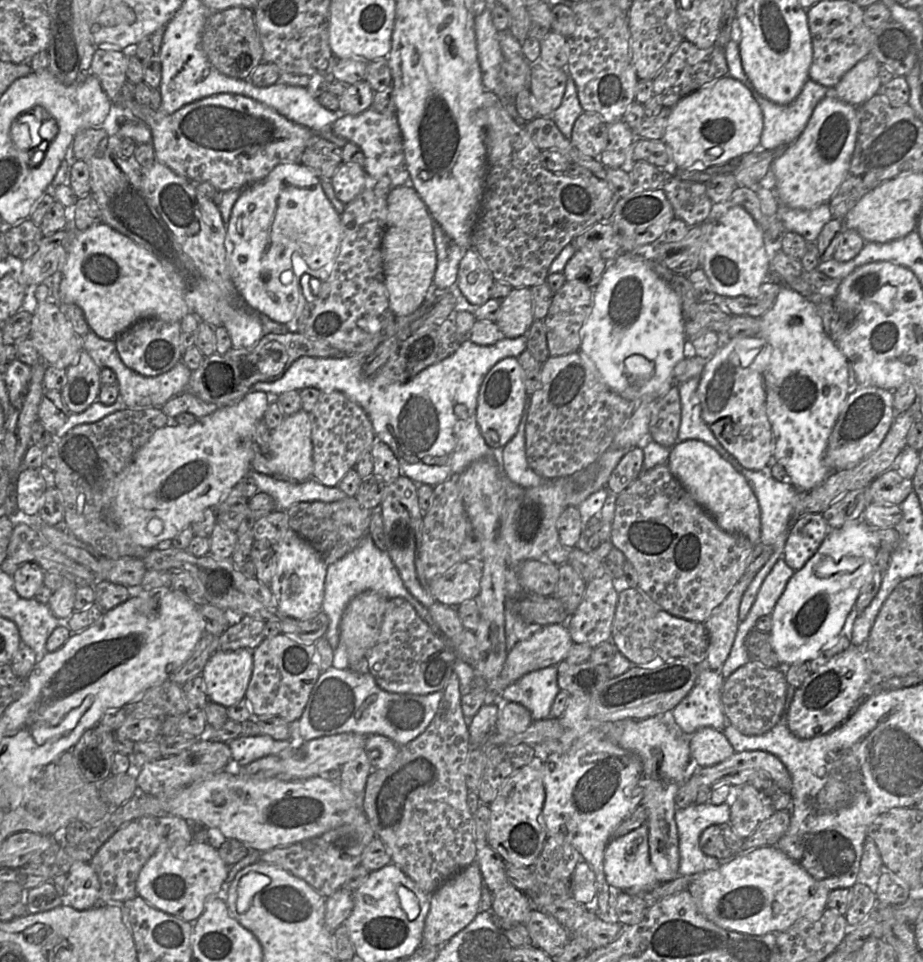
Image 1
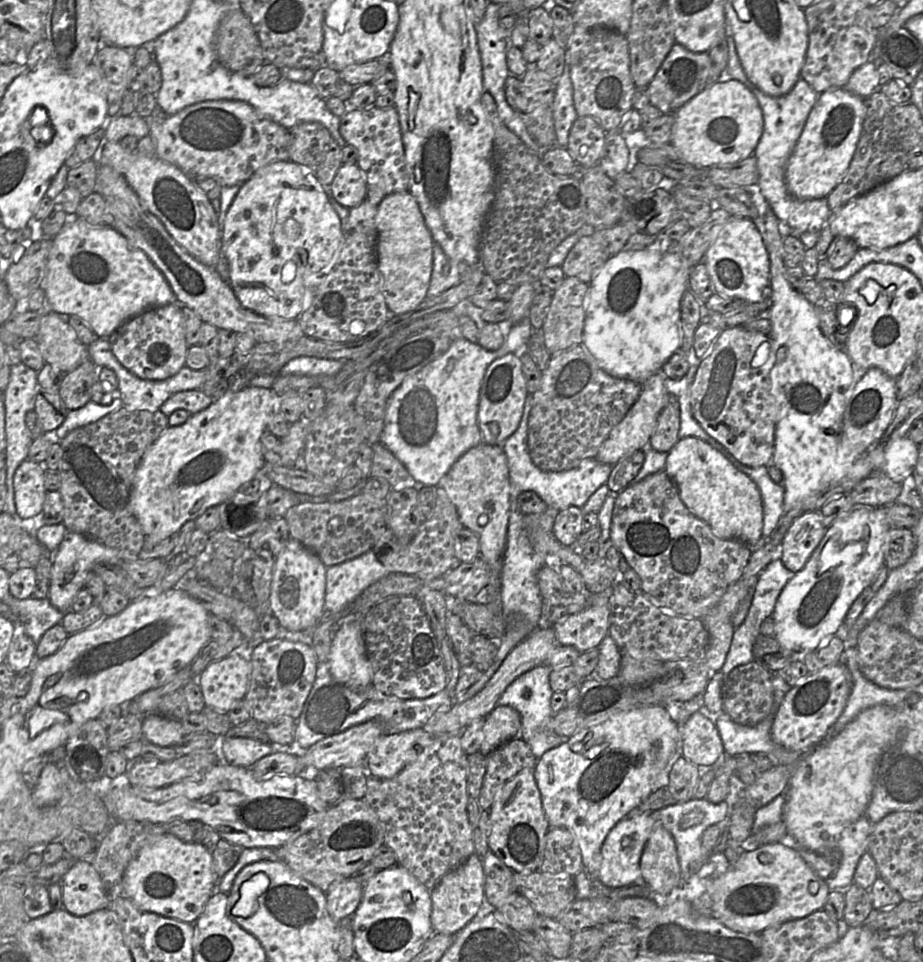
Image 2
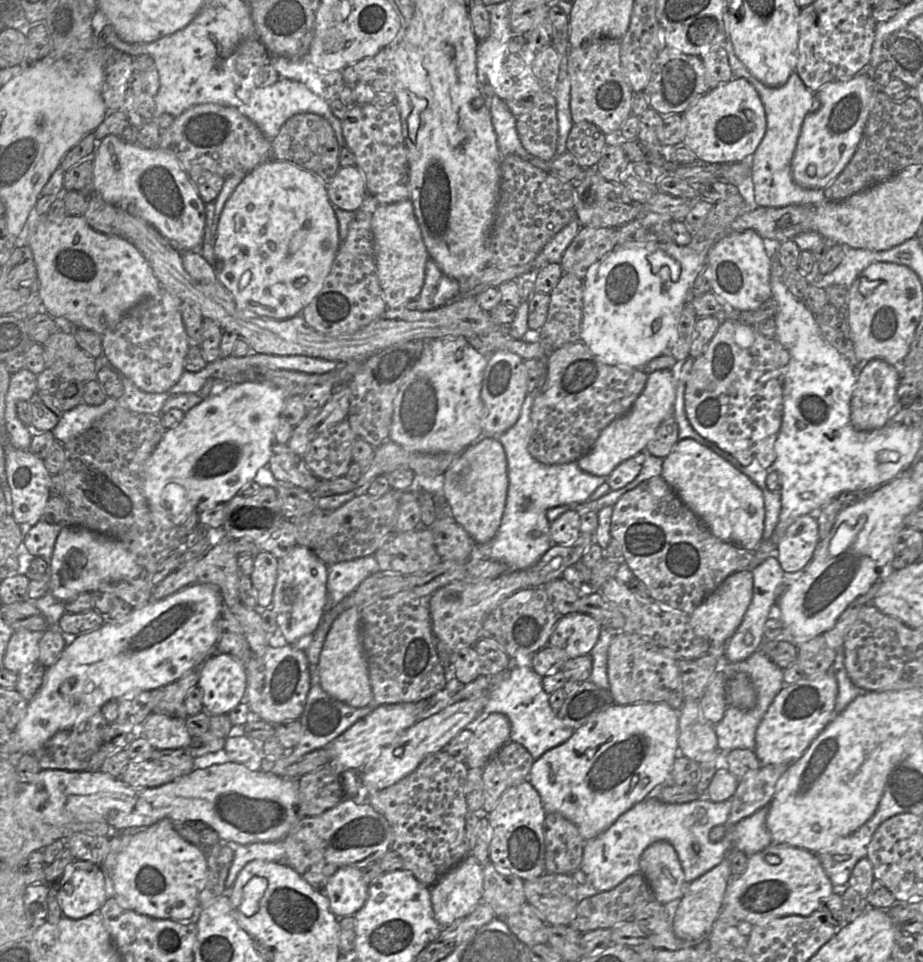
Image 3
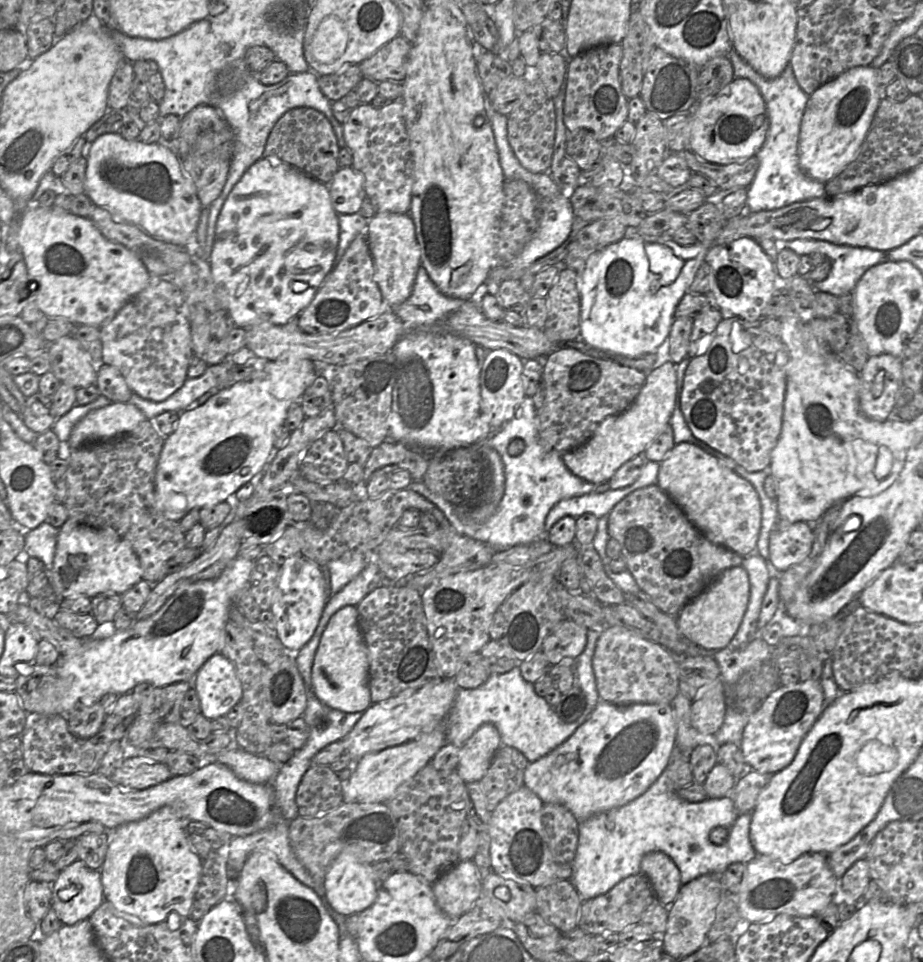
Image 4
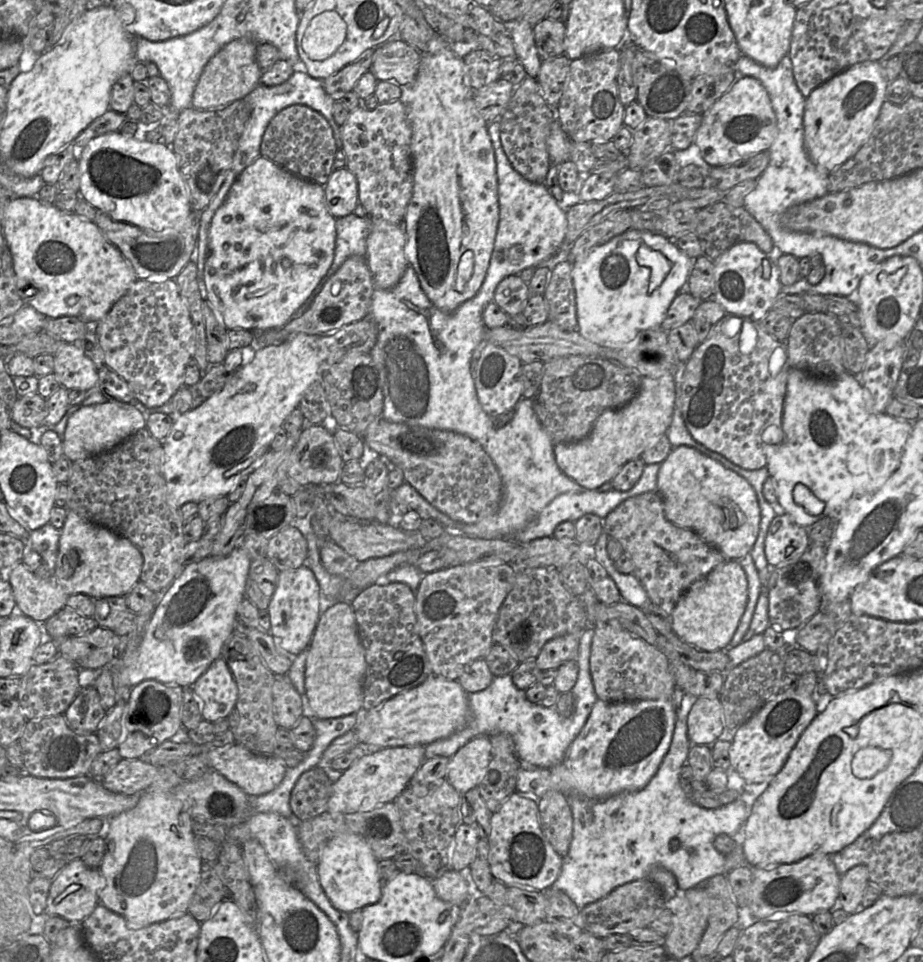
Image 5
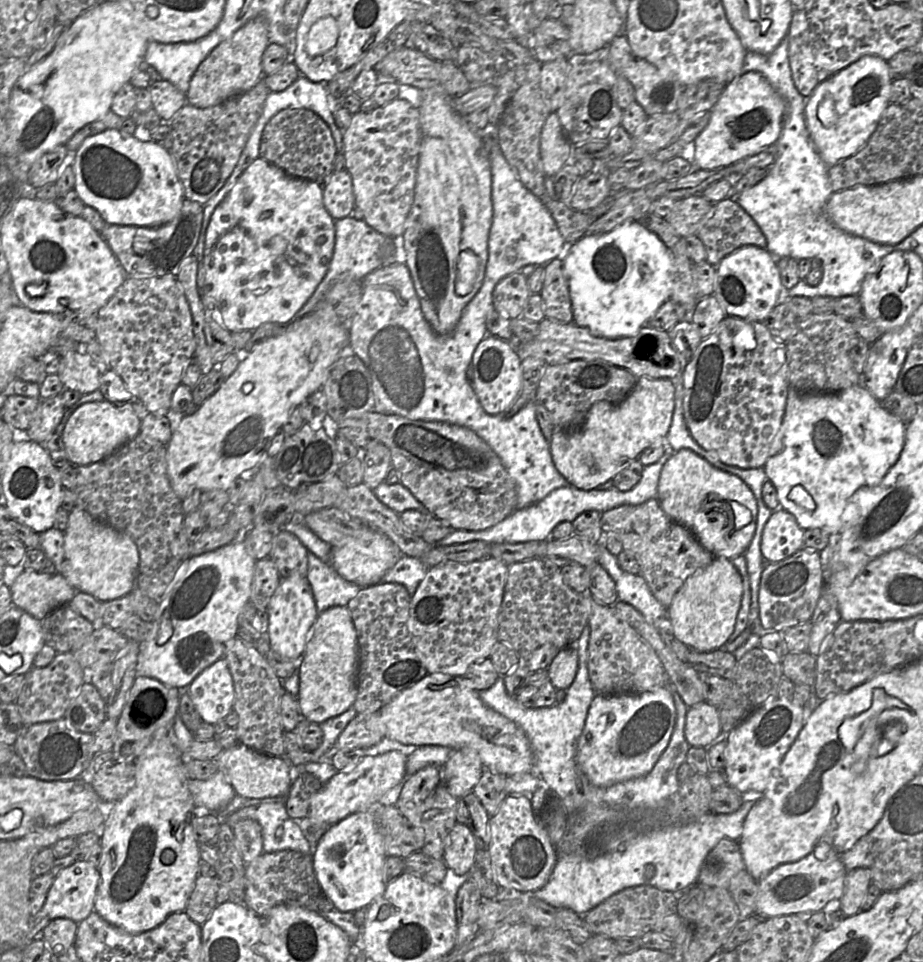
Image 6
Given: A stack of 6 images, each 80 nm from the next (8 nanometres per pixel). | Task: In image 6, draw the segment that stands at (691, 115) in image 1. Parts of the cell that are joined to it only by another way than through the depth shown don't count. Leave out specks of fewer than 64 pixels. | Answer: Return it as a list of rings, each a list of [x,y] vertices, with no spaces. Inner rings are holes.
[[[755,71],[743,72],[726,85],[711,110],[709,124],[694,140],[695,165],[702,170],[729,166],[764,147],[776,144],[786,113],[785,100],[764,75]]]

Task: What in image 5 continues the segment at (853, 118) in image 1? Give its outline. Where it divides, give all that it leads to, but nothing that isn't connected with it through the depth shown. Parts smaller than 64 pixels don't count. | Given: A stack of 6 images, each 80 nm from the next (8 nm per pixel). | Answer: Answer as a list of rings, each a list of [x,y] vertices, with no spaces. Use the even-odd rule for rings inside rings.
[[[881,61],[855,64],[815,88],[806,98],[804,141],[812,162],[830,173],[854,157],[872,134],[889,82]]]

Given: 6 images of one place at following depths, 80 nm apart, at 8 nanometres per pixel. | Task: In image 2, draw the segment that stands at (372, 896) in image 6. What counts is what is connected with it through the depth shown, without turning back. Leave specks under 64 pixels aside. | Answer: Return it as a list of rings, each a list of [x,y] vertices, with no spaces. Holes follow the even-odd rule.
[[[354,877],[336,881],[325,893],[327,910],[338,923],[345,917],[351,917],[360,905],[363,886]]]

